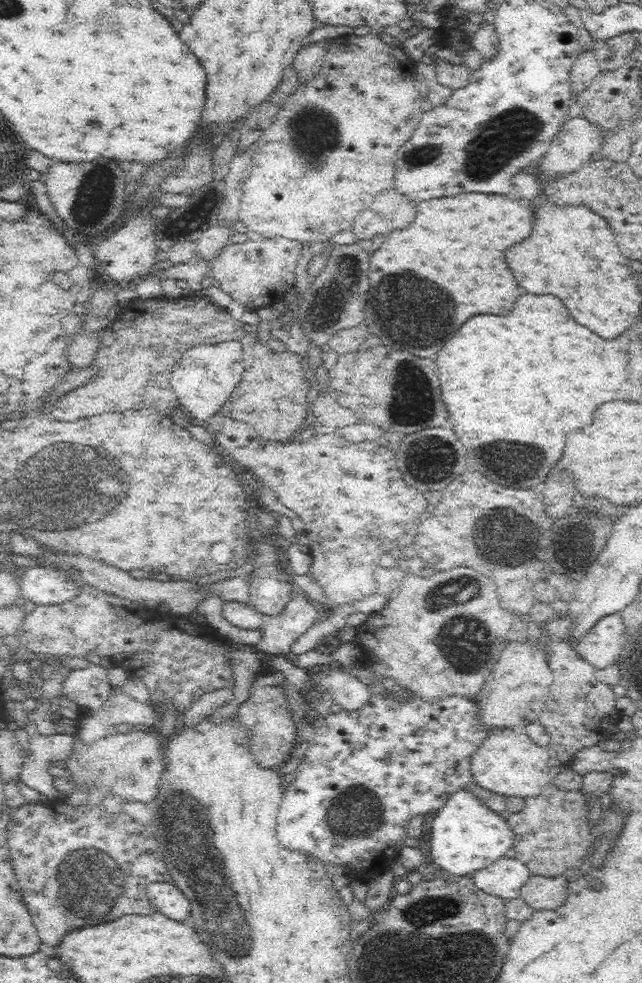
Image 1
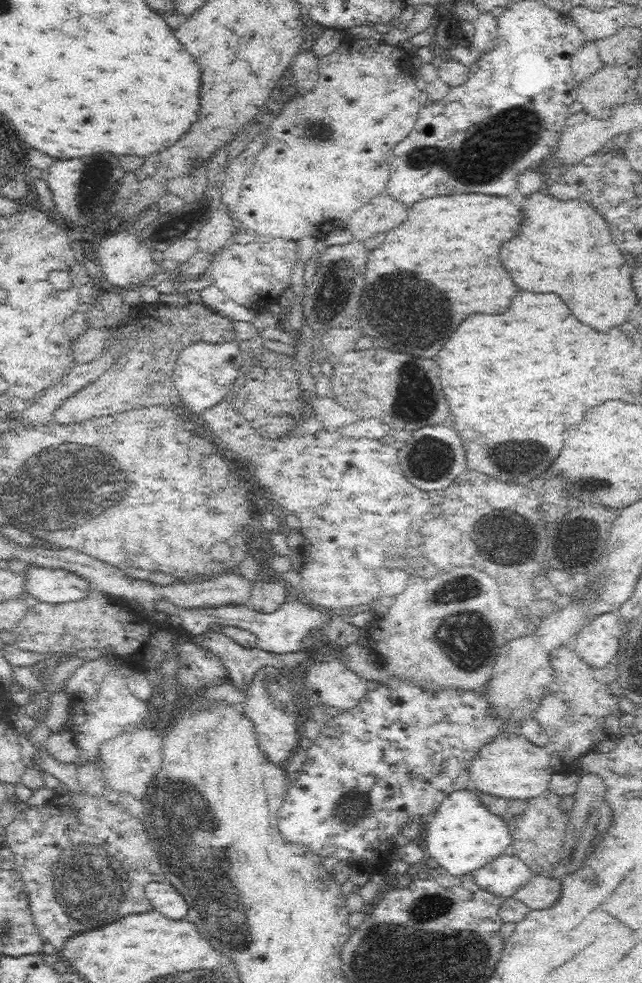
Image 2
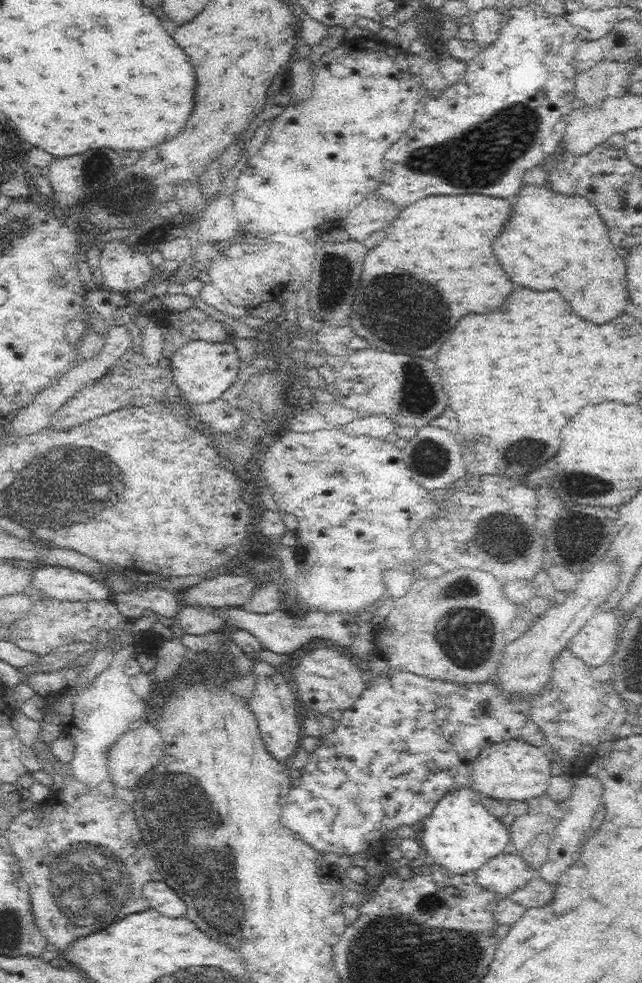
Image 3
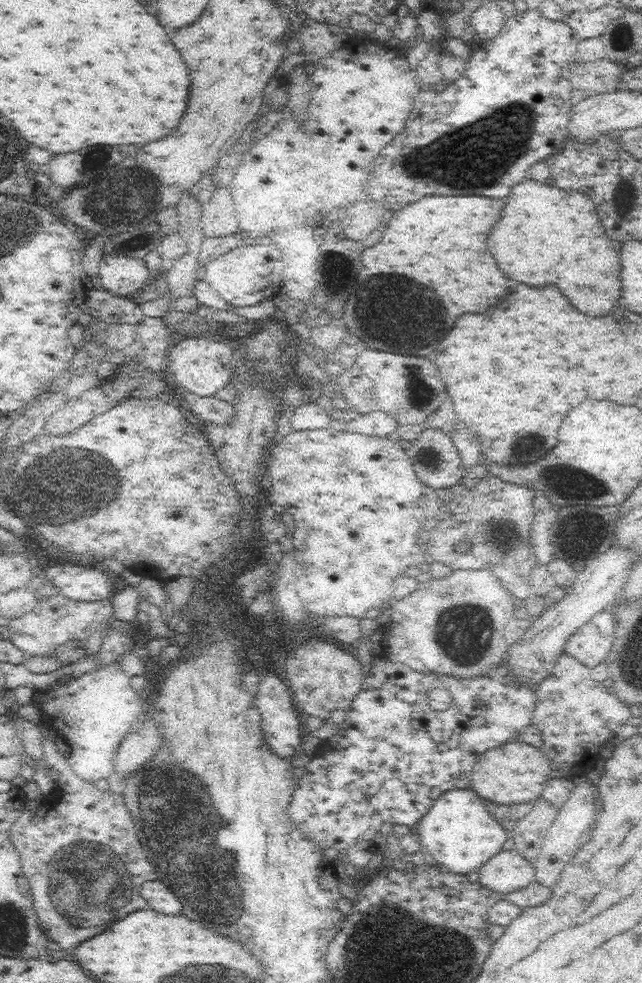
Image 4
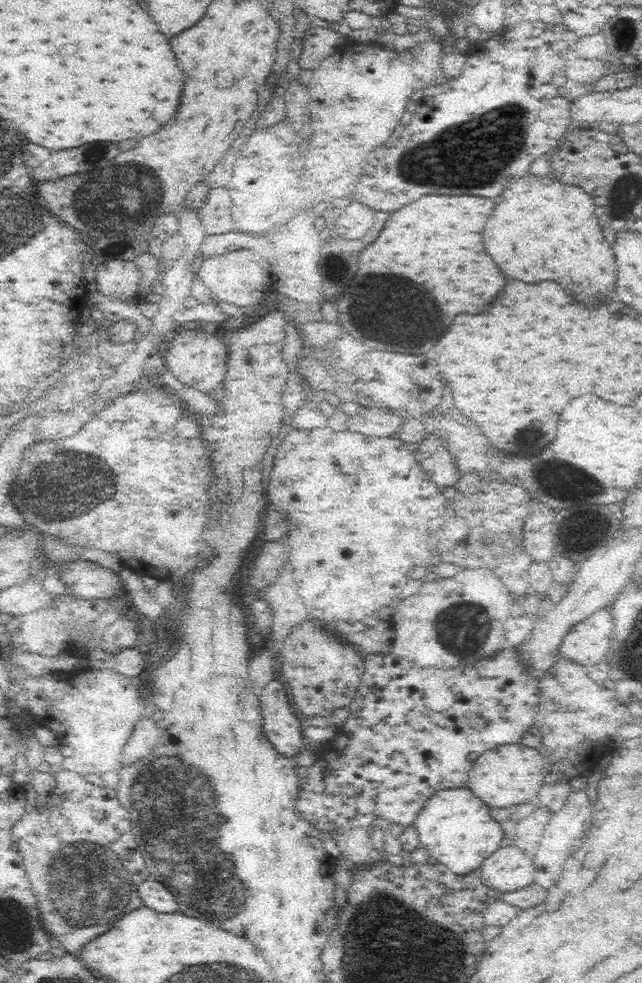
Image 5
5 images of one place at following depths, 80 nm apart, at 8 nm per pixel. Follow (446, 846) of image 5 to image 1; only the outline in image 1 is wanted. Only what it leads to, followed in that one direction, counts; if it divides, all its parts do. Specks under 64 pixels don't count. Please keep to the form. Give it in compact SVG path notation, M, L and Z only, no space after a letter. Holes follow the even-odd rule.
M471 787L457 790L448 797L444 806L436 811L430 834L430 856L436 864L454 876L468 876L474 870L486 868L490 862L504 856L512 846L512 832L504 818L488 810L472 792Z

